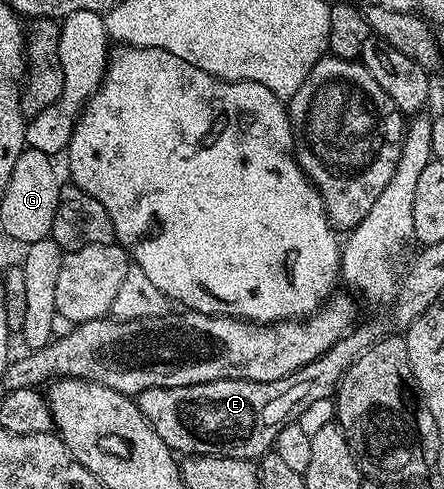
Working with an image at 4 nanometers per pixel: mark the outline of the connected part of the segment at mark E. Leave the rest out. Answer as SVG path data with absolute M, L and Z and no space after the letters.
M362 323L336 341L322 359L277 381L207 379L203 383L188 381L183 387L147 387L137 396L139 412L167 448L180 456L220 455L258 460L274 448L277 433L281 433L297 409L332 398L352 361L384 338L381 324Z

